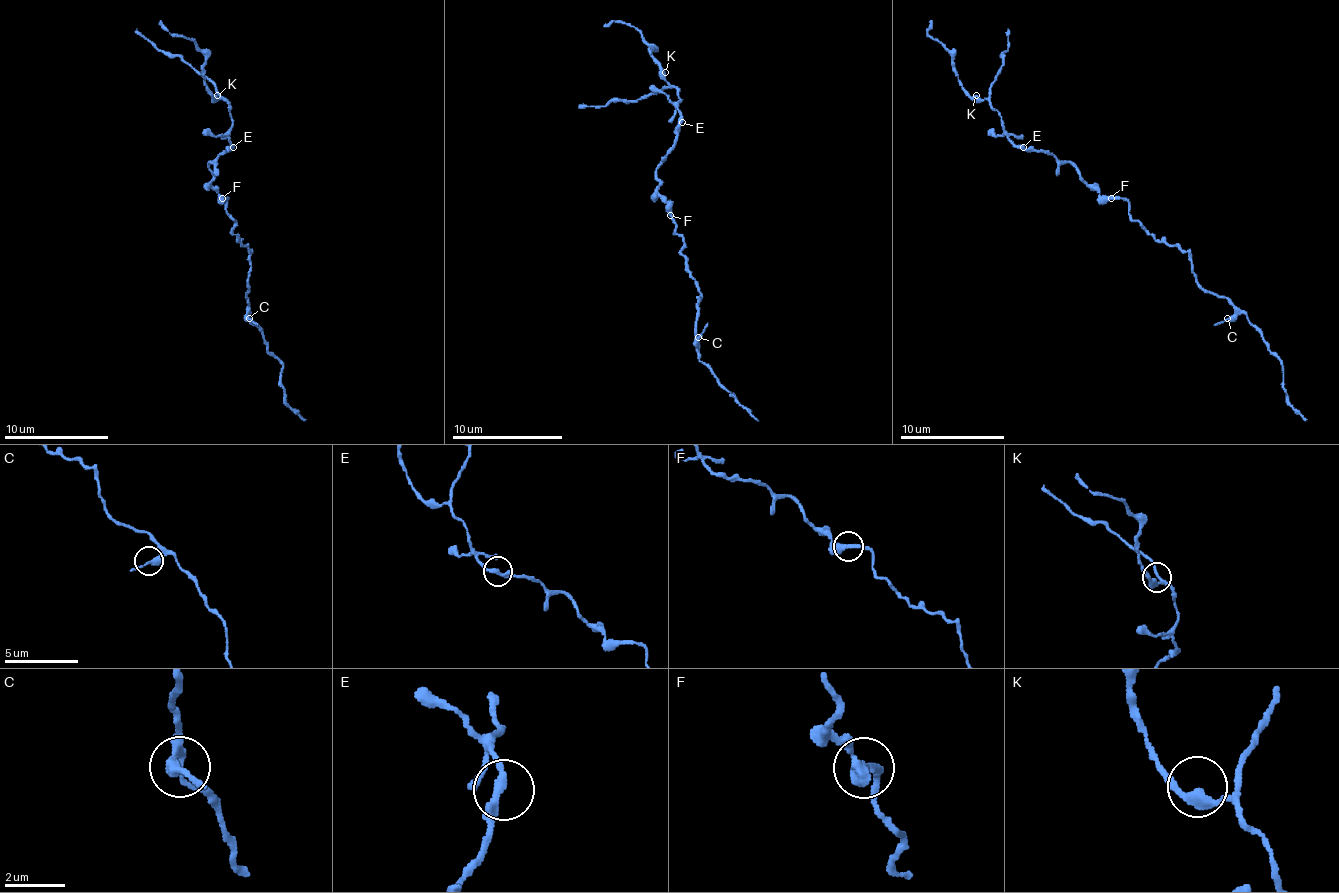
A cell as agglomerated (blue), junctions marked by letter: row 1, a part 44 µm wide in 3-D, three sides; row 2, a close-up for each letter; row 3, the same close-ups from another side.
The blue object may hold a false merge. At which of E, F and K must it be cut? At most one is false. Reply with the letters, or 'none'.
none

